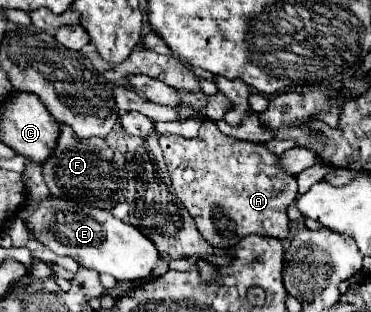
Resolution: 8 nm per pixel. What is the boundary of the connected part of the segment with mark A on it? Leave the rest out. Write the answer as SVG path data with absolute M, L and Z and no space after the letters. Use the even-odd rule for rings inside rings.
M203 126L195 138L181 138L175 134L161 134L159 146L163 150L163 158L169 168L169 176L173 182L173 188L177 192L177 198L181 198L183 206L193 216L201 236L213 246L213 248L231 248L237 240L249 234L261 234L261 236L273 236L273 238L287 238L289 234L289 218L287 218L287 206L297 198L297 180L295 174L279 168L279 156L269 152L265 144L245 142L231 136L221 134L215 126ZM221 212L227 218L227 228L221 228L215 220L215 214Z

